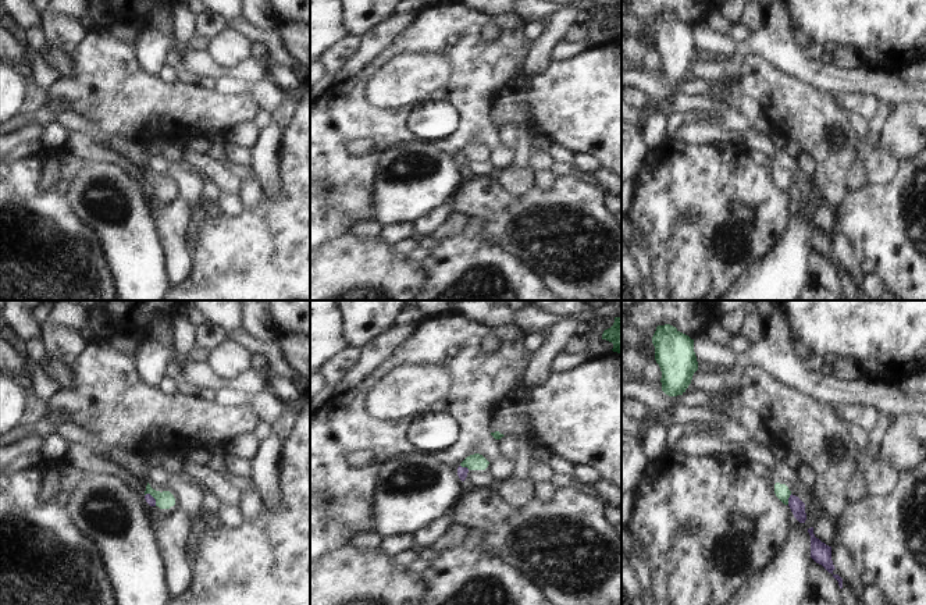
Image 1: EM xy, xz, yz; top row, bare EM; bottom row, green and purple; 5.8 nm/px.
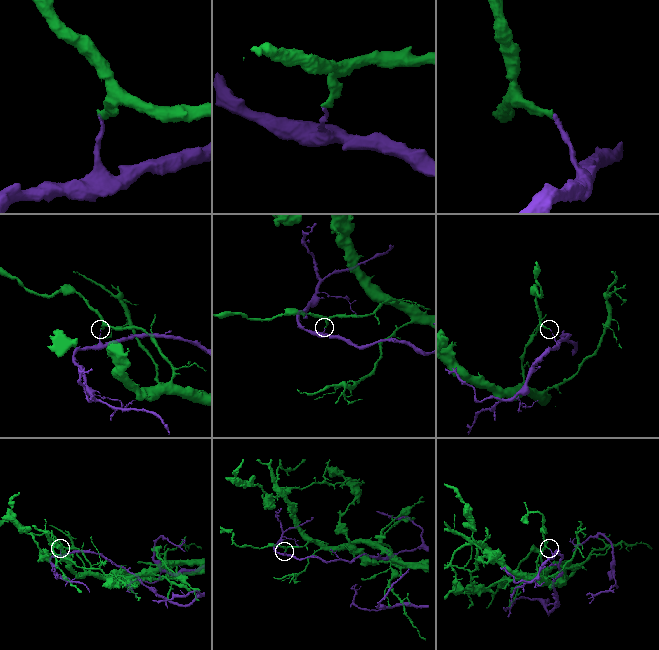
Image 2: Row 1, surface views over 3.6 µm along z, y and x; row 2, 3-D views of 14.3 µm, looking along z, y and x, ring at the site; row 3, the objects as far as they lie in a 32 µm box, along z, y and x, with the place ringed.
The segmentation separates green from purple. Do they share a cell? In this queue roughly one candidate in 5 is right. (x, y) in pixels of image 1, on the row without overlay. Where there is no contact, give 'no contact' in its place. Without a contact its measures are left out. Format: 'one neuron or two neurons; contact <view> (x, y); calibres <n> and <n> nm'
two neurons; contact yz (787, 188); calibres 90 and 90 nm

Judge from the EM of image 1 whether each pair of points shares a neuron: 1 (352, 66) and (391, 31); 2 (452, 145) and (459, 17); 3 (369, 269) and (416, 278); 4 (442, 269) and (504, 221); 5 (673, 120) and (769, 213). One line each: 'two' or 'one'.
1: one
2: one
3: one
4: two
5: two

